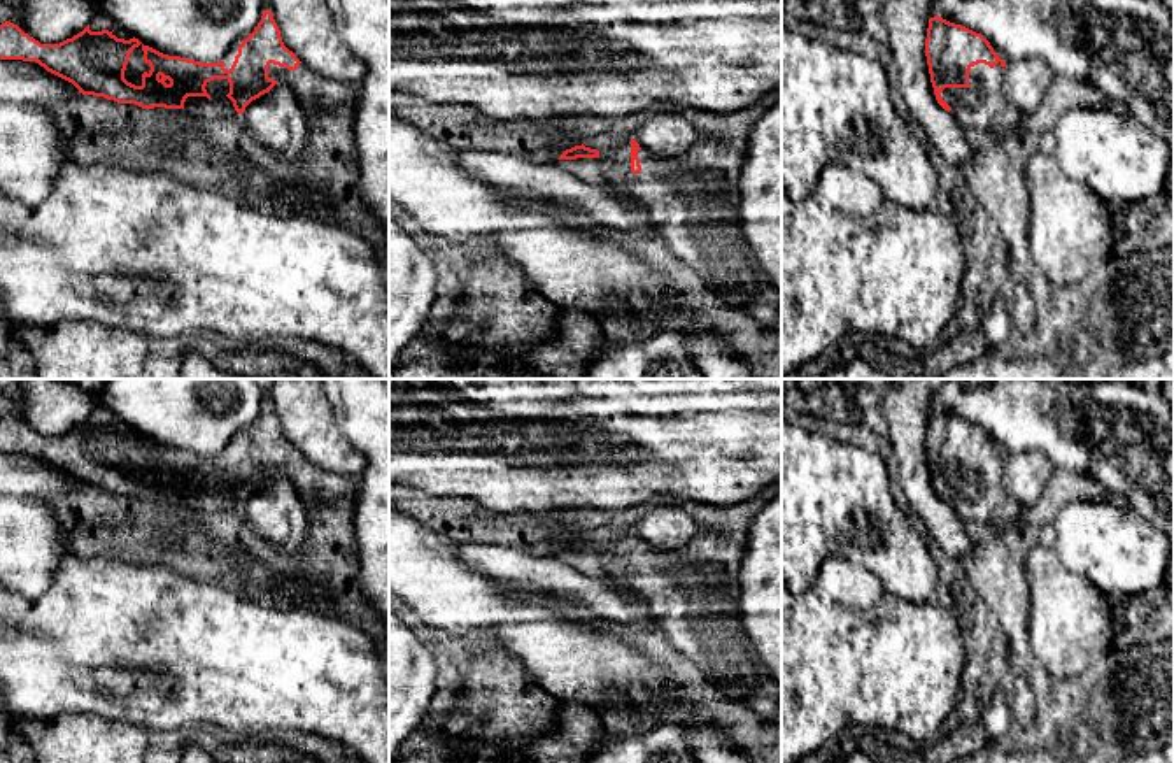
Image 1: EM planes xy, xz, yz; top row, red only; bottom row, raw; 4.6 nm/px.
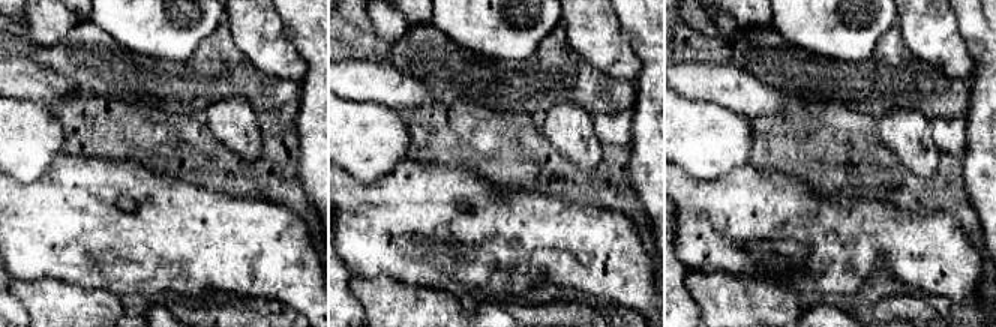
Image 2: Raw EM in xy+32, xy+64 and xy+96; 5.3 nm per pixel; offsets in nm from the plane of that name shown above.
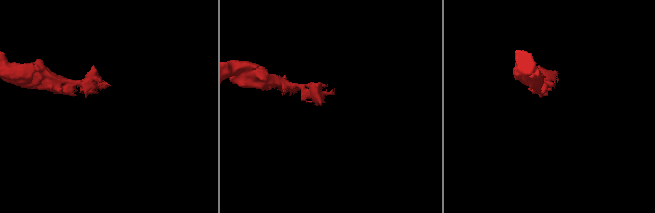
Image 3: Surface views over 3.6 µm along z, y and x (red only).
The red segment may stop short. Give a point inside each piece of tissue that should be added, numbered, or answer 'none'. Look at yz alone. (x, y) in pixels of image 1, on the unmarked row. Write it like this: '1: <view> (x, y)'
1: yz (982, 500)

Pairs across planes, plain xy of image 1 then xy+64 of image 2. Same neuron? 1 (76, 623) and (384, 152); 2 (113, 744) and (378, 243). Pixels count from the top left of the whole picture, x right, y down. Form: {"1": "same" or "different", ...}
{"1": "different", "2": "different"}

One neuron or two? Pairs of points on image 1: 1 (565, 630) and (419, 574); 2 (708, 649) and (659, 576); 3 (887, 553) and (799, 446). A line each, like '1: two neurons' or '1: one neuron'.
1: one neuron
2: one neuron
3: one neuron

